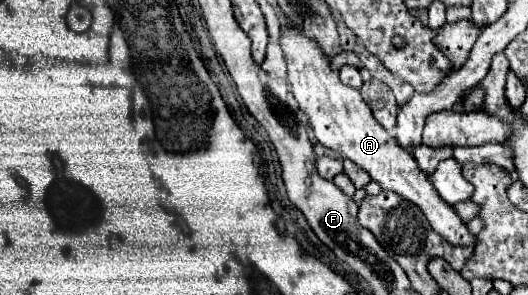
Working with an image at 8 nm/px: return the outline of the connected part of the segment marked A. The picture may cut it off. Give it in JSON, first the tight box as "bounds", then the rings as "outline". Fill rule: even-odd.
{"bounds":[279,22,475,246],"outline":[[[287,22],[281,28],[279,40],[281,40],[281,50],[285,56],[287,68],[289,68],[287,82],[291,86],[291,92],[293,92],[299,108],[309,118],[309,124],[315,130],[315,138],[325,148],[331,148],[331,150],[343,154],[345,158],[349,158],[351,162],[361,166],[365,172],[369,172],[369,176],[375,182],[379,182],[379,186],[383,190],[391,190],[391,192],[403,196],[405,200],[413,202],[415,206],[419,206],[423,210],[423,214],[427,216],[431,228],[435,232],[439,232],[445,240],[449,240],[451,244],[459,244],[459,246],[473,246],[475,236],[461,222],[461,218],[457,216],[453,206],[445,204],[441,200],[441,196],[437,196],[433,184],[419,170],[413,156],[405,148],[399,148],[399,144],[395,144],[393,136],[381,124],[377,124],[371,108],[361,98],[361,94],[355,88],[345,86],[339,80],[339,72],[331,68],[331,62],[327,60],[325,52],[319,48],[319,44],[315,44],[315,40],[311,40],[307,36],[303,36],[303,30],[291,22]]]}

